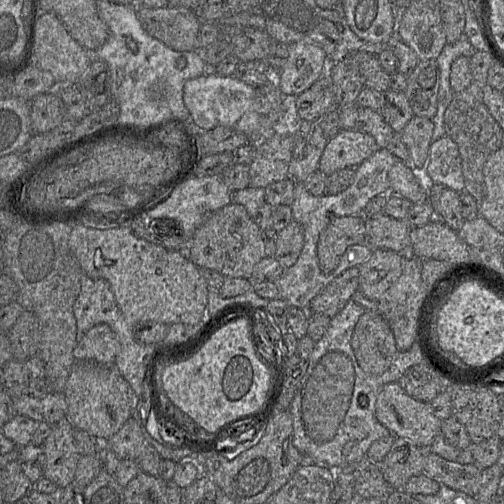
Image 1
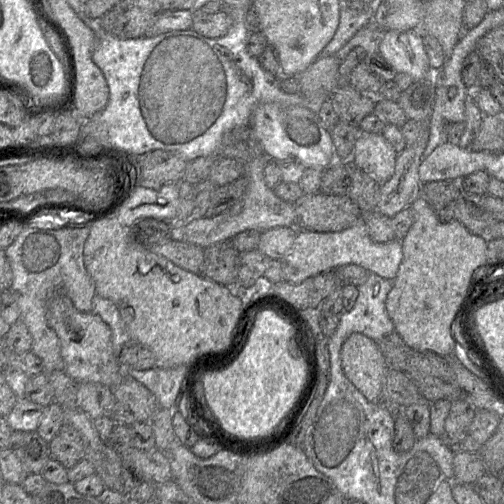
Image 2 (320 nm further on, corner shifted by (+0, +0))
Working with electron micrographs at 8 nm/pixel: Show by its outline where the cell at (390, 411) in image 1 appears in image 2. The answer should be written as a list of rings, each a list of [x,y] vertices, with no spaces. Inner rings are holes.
[[[361,333],[351,334],[342,345],[341,363],[354,386],[369,401],[379,403],[387,366],[378,344]]]

